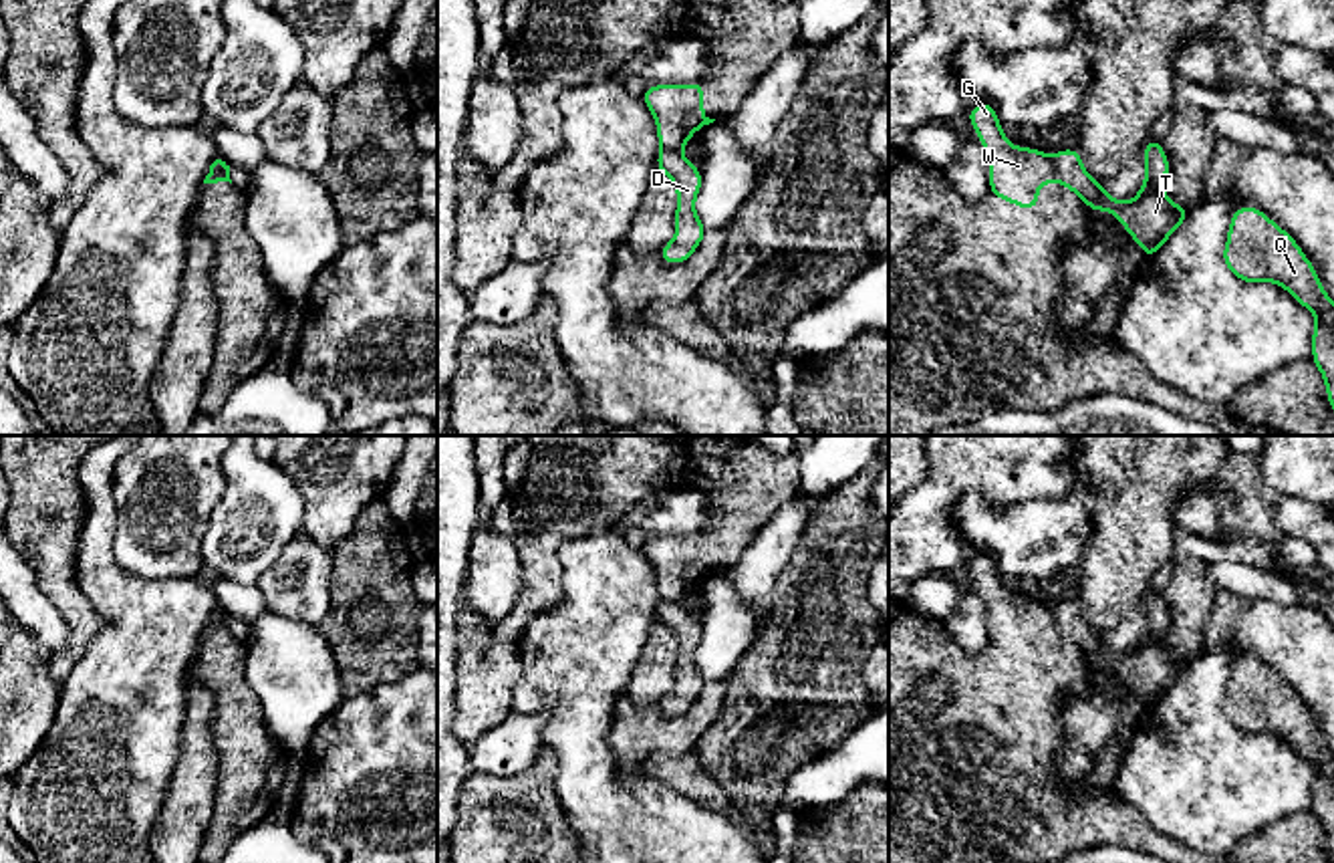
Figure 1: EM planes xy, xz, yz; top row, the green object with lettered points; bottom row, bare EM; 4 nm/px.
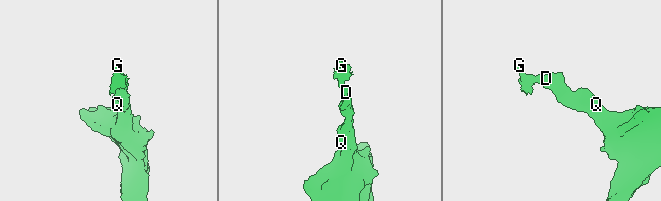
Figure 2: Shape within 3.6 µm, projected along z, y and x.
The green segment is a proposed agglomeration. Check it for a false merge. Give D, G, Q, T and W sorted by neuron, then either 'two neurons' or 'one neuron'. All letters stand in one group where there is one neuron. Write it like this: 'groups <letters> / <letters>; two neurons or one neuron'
groups D Q T / G W; two neurons

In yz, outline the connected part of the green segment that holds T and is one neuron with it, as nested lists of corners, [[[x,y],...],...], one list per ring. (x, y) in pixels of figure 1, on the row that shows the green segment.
[[[1159,139],[1143,149],[1147,165],[1145,181],[1132,202],[1110,198],[1100,181],[1090,177],[1078,149],[1062,149],[1052,157],[1058,181],[1078,194],[1090,210],[1114,214],[1124,230],[1143,248],[1145,260],[1161,250],[1167,238],[1187,220],[1189,210],[1163,194],[1169,175],[1169,159]]]

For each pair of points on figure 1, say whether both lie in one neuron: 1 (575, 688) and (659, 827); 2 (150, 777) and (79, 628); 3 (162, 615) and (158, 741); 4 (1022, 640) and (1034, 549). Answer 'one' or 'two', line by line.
1: one
2: two
3: one
4: two

